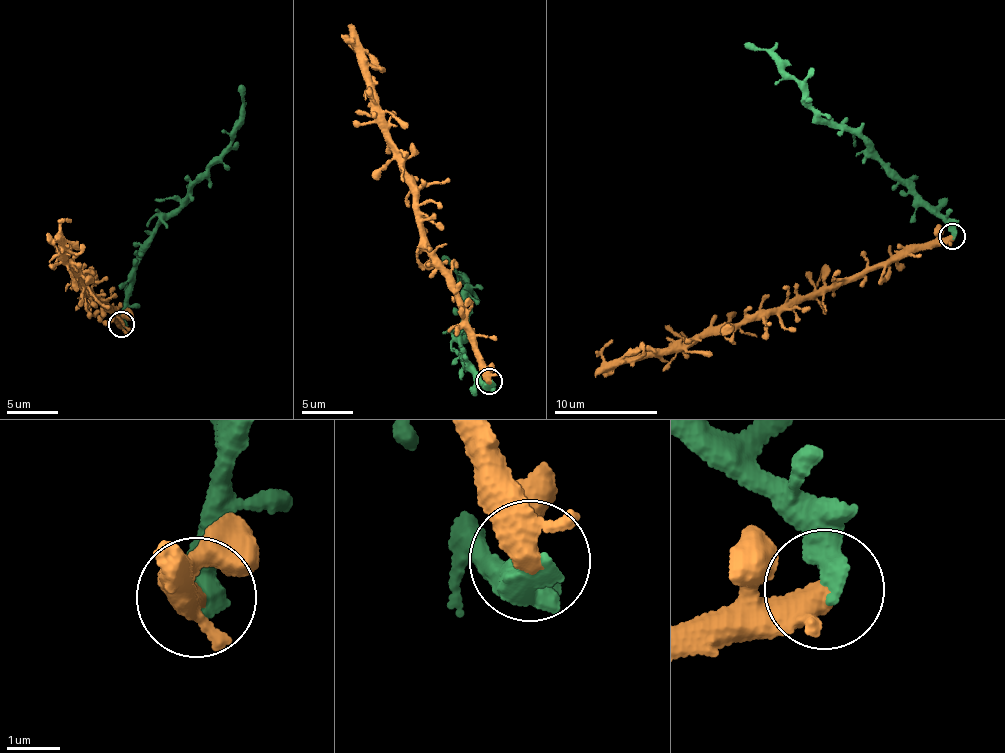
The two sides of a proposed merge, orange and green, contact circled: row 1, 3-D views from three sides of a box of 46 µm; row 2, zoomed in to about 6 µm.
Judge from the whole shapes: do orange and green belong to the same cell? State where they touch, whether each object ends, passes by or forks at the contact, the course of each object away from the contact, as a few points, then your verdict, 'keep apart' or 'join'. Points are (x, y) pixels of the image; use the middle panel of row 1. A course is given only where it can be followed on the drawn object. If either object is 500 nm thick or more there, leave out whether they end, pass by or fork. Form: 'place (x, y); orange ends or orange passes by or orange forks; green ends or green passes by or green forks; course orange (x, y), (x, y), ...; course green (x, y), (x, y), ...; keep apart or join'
place (489, 381); orange passes by; green ends; course orange (490, 382), (465, 312), (432, 255), (414, 193), (377, 113), (366, 62), (351, 40), (356, 53); course green (490, 382), (468, 364), (460, 343), (460, 337), (466, 335), (464, 294), (470, 284), (441, 256); keep apart

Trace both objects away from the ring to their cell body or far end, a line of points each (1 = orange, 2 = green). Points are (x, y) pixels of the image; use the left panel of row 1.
1: (121, 325), (117, 308), (84, 285), (86, 276), (64, 257), (60, 230), (71, 221)
2: (121, 325), (139, 263), (158, 225), (178, 207), (230, 145), (243, 107), (240, 85)

